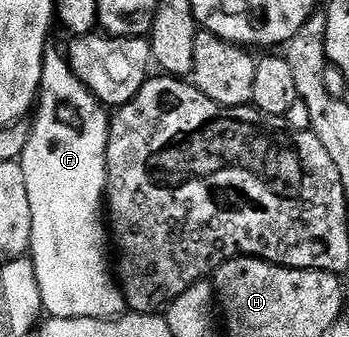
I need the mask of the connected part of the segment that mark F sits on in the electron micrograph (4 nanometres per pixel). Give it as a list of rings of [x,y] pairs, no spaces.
[[[53,48],[45,51],[41,93],[35,103],[36,114],[37,119],[31,122],[27,148],[19,161],[23,176],[27,176],[27,196],[31,199],[29,249],[39,280],[44,313],[50,318],[120,318],[127,310],[125,294],[111,269],[107,218],[103,213],[107,202],[107,144],[111,118],[106,107],[81,83],[79,76],[75,76],[69,67],[68,57],[62,51],[61,54]]]

